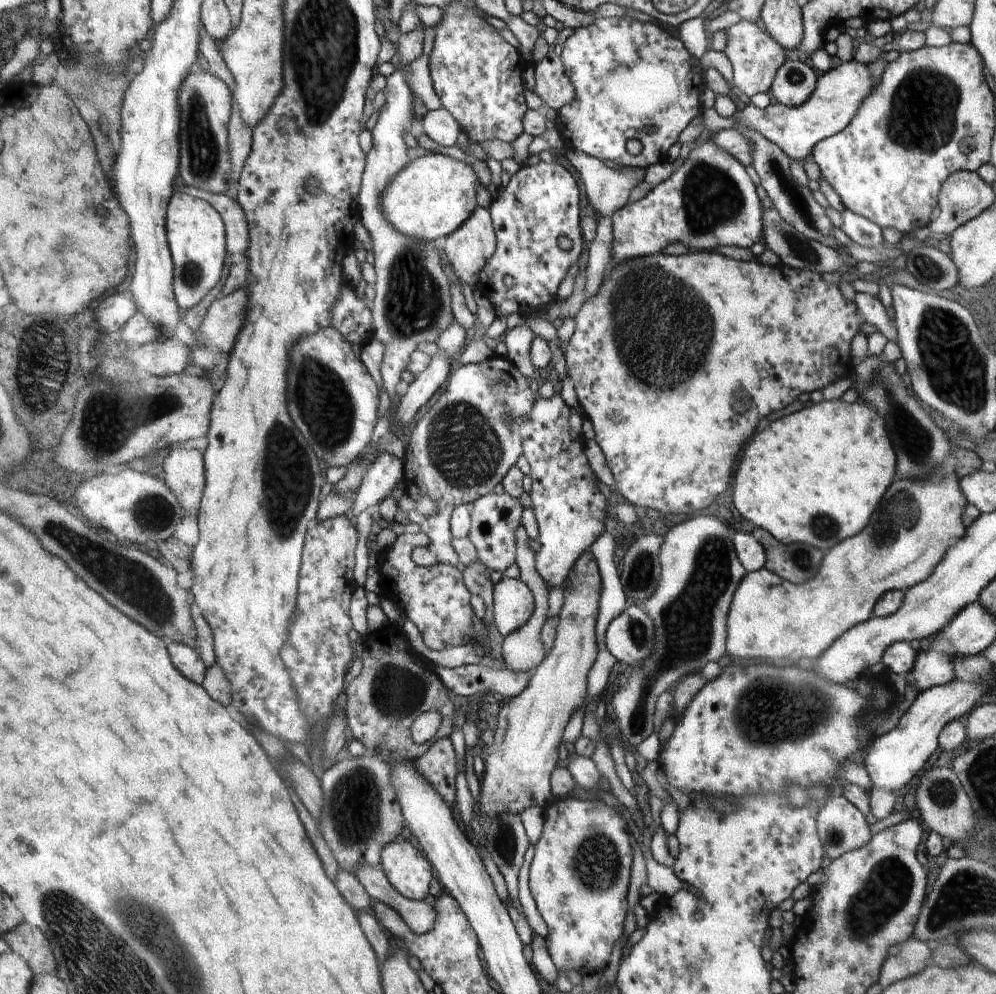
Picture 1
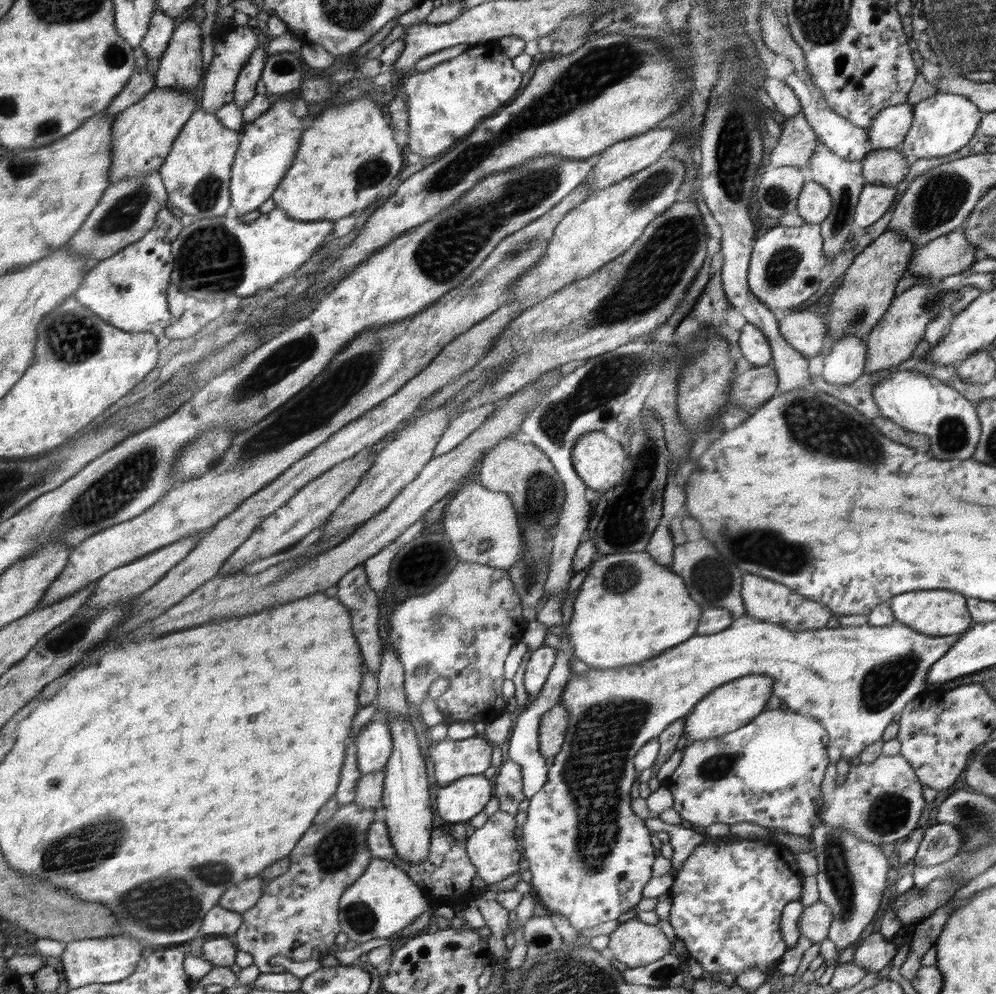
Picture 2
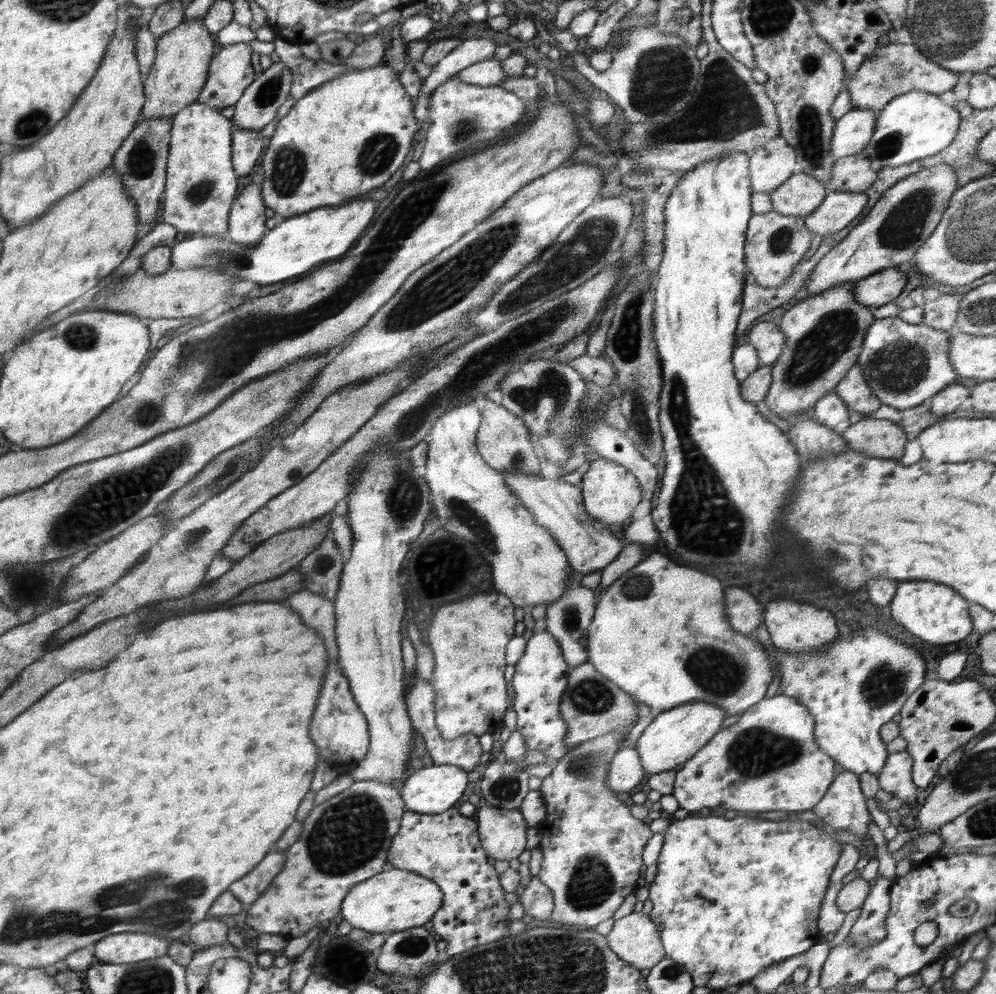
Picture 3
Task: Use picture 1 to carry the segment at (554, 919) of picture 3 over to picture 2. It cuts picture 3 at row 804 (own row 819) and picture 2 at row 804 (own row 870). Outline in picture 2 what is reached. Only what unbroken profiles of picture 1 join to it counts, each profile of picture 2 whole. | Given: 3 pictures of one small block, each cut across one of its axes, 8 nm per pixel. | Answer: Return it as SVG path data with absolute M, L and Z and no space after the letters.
M744 615L738 620L734 620L730 627L722 632L710 635L695 634L692 638L684 643L680 643L670 650L664 651L662 654L655 656L652 660L645 660L642 663L628 665L626 667L616 667L609 669L590 668L582 674L574 674L566 688L560 695L561 704L568 709L570 713L570 722L568 723L567 736L564 739L562 750L555 756L553 764L547 770L547 779L544 786L534 796L529 798L529 807L526 810L527 820L521 828L521 843L524 845L524 858L528 860L529 869L532 873L530 884L533 886L534 893L539 905L544 909L551 911L551 917L558 915L565 917L570 926L578 932L586 928L586 926L598 926L602 922L608 922L620 918L624 912L632 909L632 906L638 905L642 900L642 890L646 886L652 876L652 864L654 864L654 850L650 846L650 832L644 826L642 818L634 814L630 810L630 788L636 780L636 772L634 772L635 758L638 752L643 748L644 744L656 739L657 736L668 728L674 720L678 718L686 718L688 712L696 707L708 694L711 694L715 688L723 686L724 683L734 679L740 679L748 675L766 675L775 680L773 684L773 694L783 699L788 709L802 713L819 720L827 731L830 733L830 759L834 764L839 764L842 768L849 762L850 758L858 756L875 743L883 738L883 732L890 726L890 722L894 720L894 716L898 716L902 712L902 708L907 706L910 698L914 700L918 696L918 692L924 690L924 674L928 674L930 668L936 662L947 654L946 648L950 651L955 646L960 635L954 636L930 636L927 633L916 632L908 625L894 621L894 624L888 626L862 625L860 627L837 627L837 628L820 628L812 631L792 631L771 622L764 622L757 618Z

